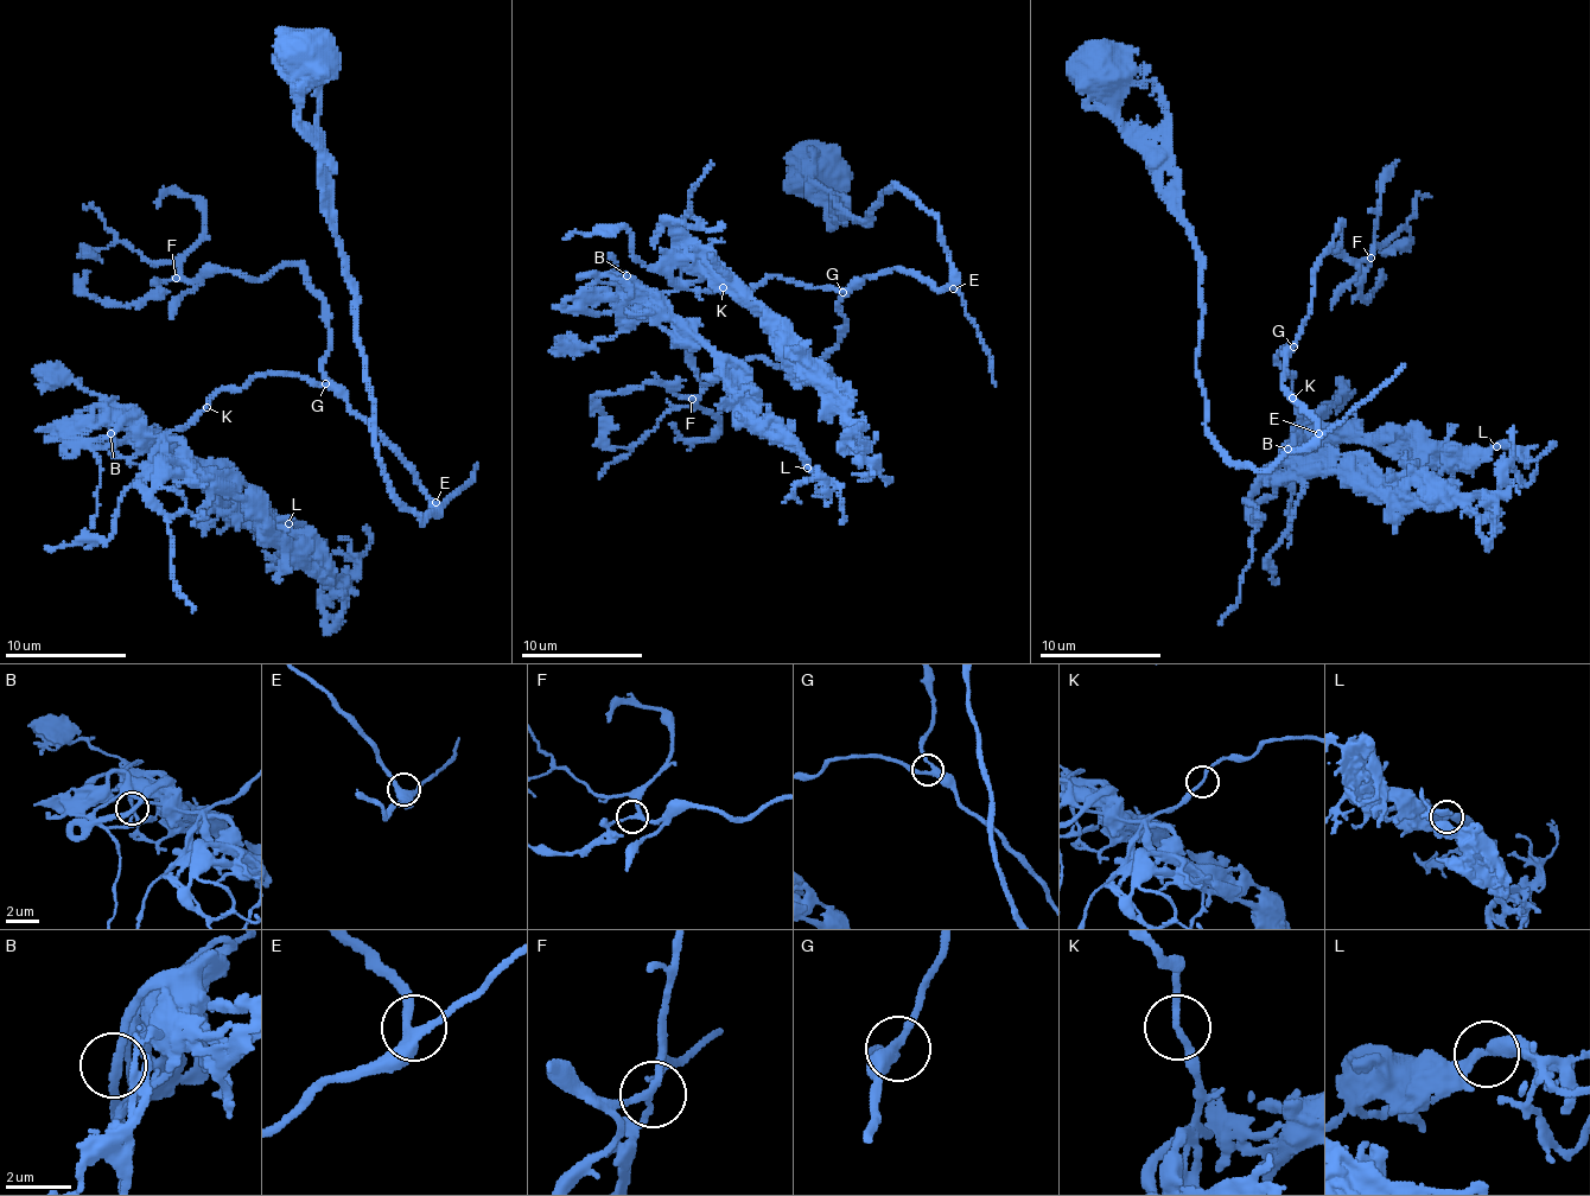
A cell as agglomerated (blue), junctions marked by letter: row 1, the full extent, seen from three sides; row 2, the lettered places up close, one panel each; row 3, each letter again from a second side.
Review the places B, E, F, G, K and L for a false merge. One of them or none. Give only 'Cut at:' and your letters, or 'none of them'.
Cut at: none of them

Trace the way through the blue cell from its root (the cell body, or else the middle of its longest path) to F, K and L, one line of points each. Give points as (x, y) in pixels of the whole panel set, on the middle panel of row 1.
F: (821, 173), (831, 227), (892, 183), (920, 201), (947, 287), (866, 277), (813, 374), (749, 356), (692, 399)
K: (821, 173), (831, 227), (892, 183), (920, 201), (947, 287), (895, 268), (845, 288), (724, 286)
L: (821, 173), (831, 227), (892, 183), (920, 201), (947, 287), (895, 268), (666, 297), (807, 468)

